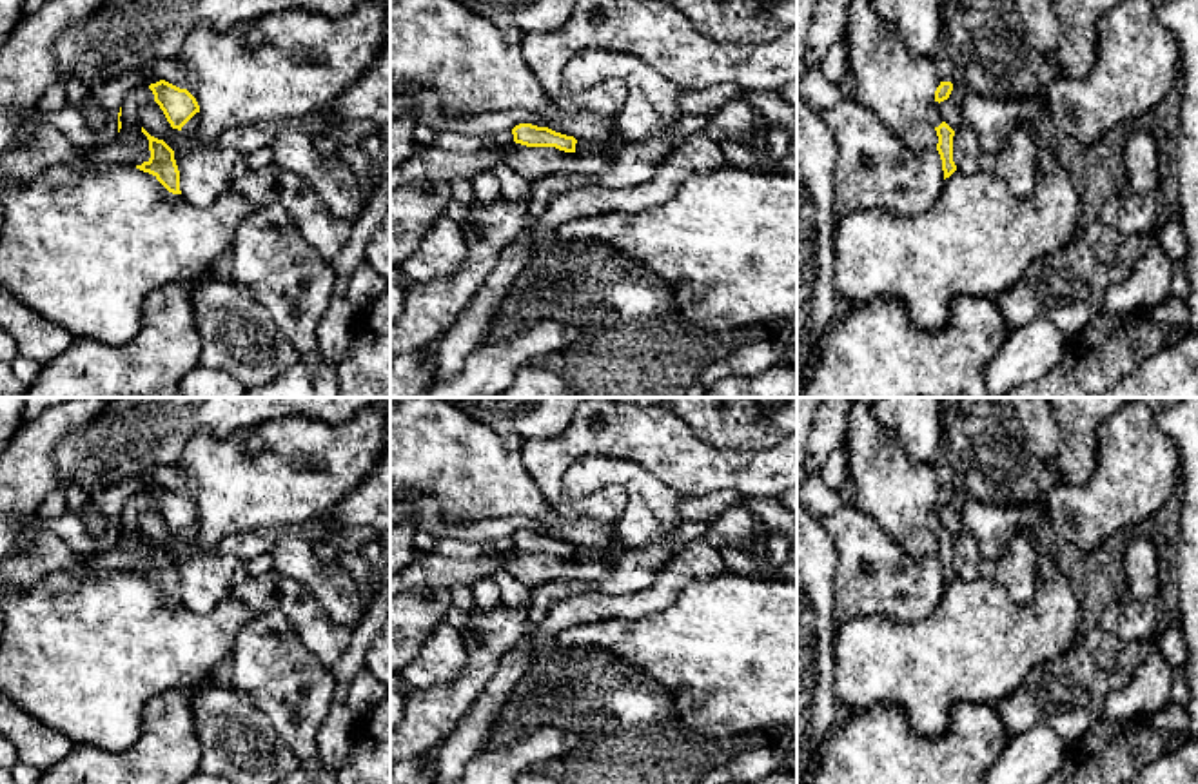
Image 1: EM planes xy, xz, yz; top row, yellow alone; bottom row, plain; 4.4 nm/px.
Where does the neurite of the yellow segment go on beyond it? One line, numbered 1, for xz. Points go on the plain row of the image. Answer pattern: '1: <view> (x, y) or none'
1: none

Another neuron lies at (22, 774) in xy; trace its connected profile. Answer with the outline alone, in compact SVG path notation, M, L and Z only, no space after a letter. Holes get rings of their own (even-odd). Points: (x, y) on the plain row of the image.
M20 759L11 768L11 775L16 784L38 784L40 780L40 773L34 768L24 764Z

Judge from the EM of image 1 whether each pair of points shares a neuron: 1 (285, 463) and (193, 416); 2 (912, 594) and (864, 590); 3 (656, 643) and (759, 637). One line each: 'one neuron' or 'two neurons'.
1: two neurons
2: one neuron
3: one neuron

